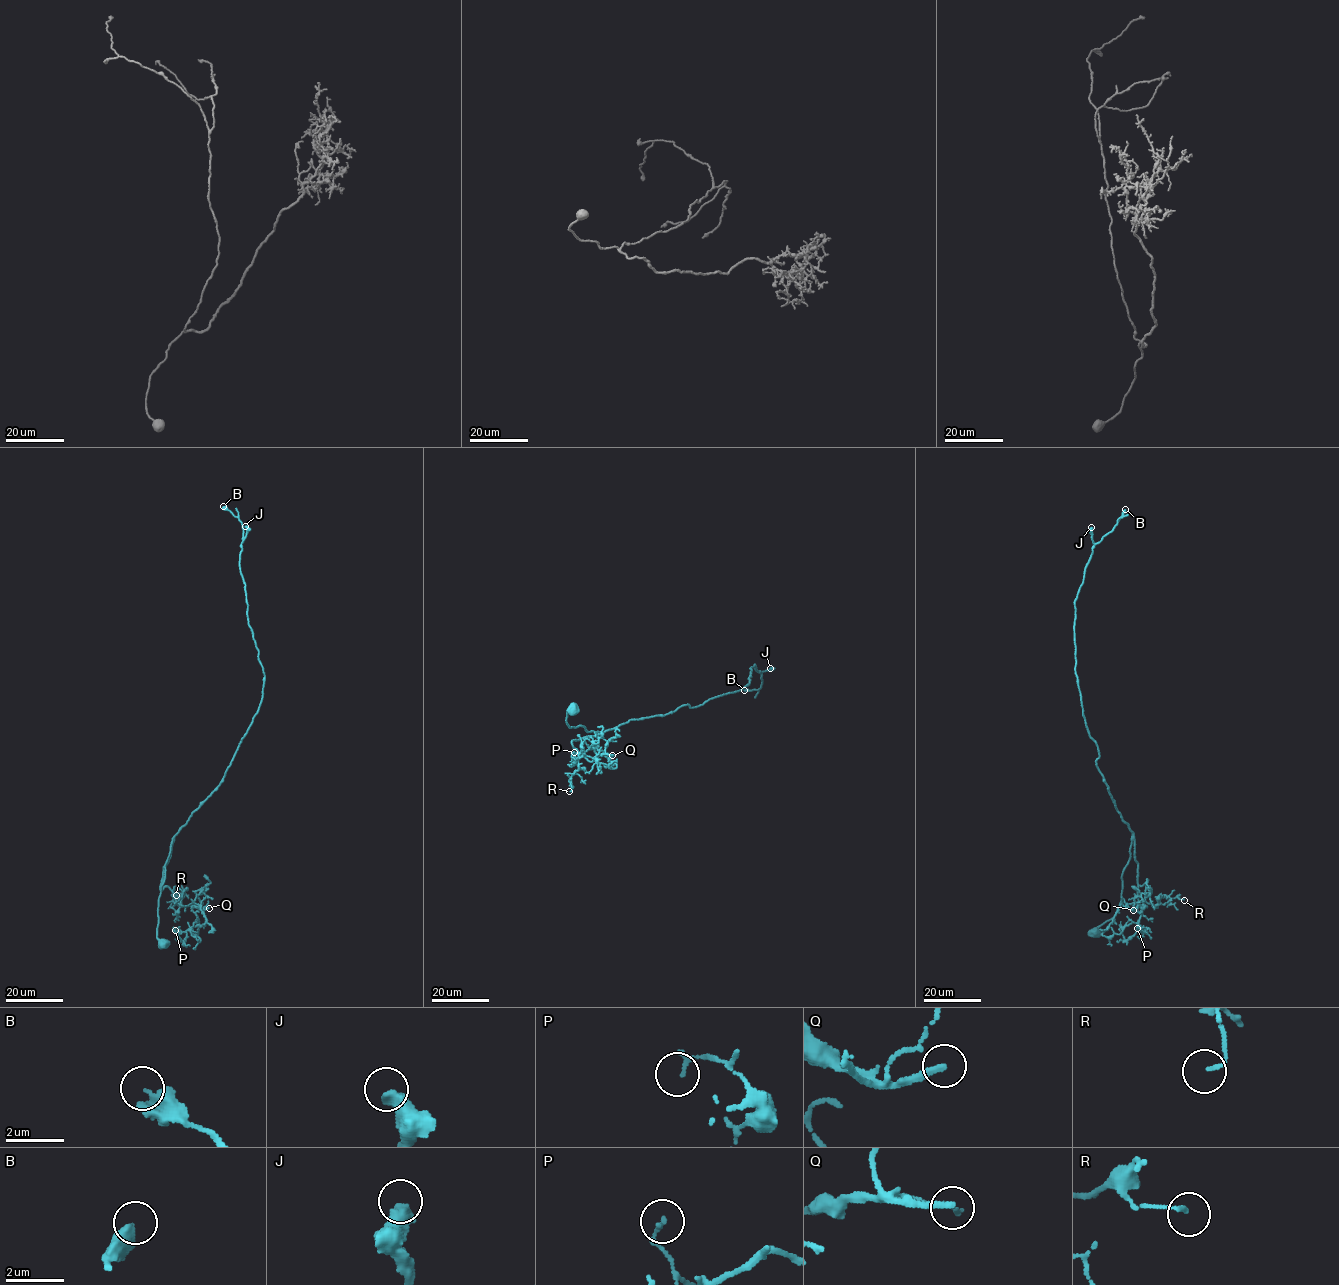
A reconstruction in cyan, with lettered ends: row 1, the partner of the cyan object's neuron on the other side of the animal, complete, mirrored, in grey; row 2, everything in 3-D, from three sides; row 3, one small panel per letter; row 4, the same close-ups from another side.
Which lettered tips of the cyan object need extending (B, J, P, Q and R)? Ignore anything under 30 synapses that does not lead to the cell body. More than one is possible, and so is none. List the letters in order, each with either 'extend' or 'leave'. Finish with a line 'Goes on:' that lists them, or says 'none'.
B: leave
J: leave
P: leave
Q: extend
R: leave
Goes on: Q

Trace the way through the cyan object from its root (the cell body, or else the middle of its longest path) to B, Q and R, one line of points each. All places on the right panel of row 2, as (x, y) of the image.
B: (1093, 932), (1121, 900), (1132, 834), (1086, 726), (1075, 601), (1092, 548), (1125, 509)
Q: (1093, 932), (1114, 916), (1119, 906), (1133, 834), (1137, 883), (1146, 885), (1143, 904), (1147, 907), (1133, 910)
R: (1093, 932), (1119, 906), (1133, 834), (1137, 883), (1146, 885), (1145, 900), (1156, 905), (1162, 896), (1184, 900)

